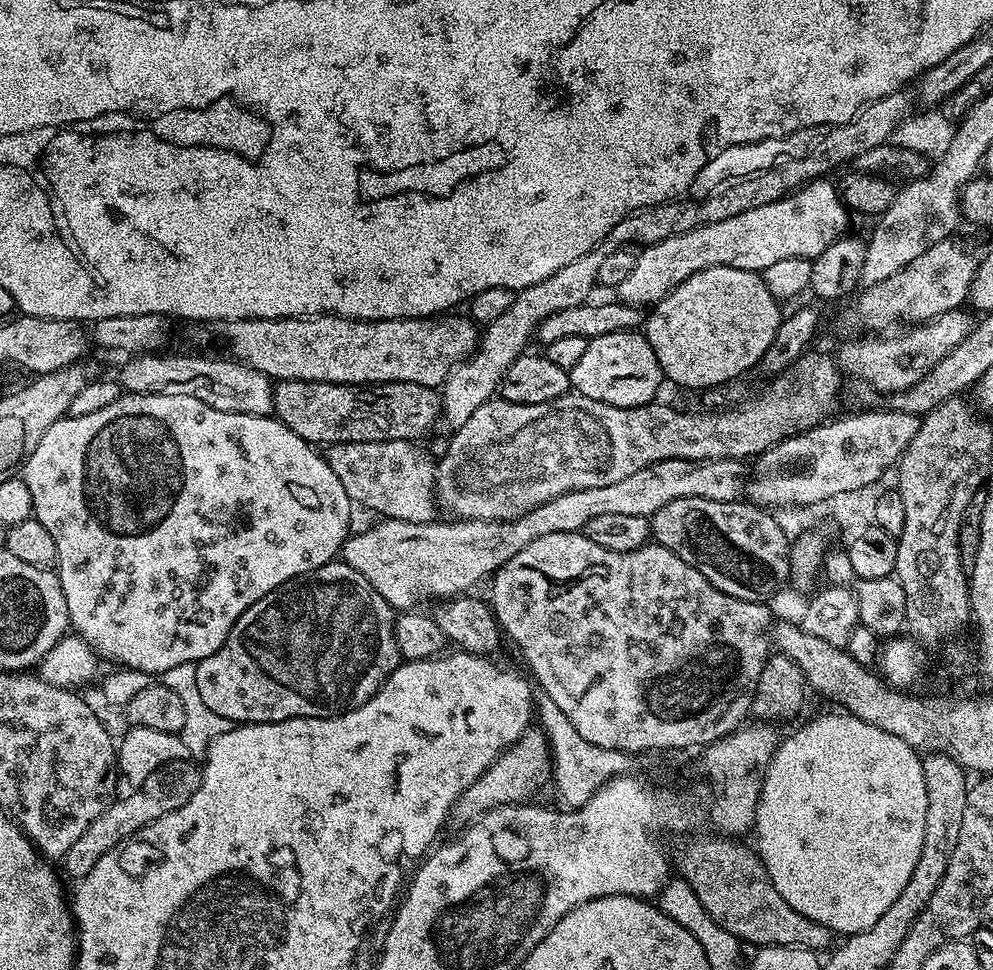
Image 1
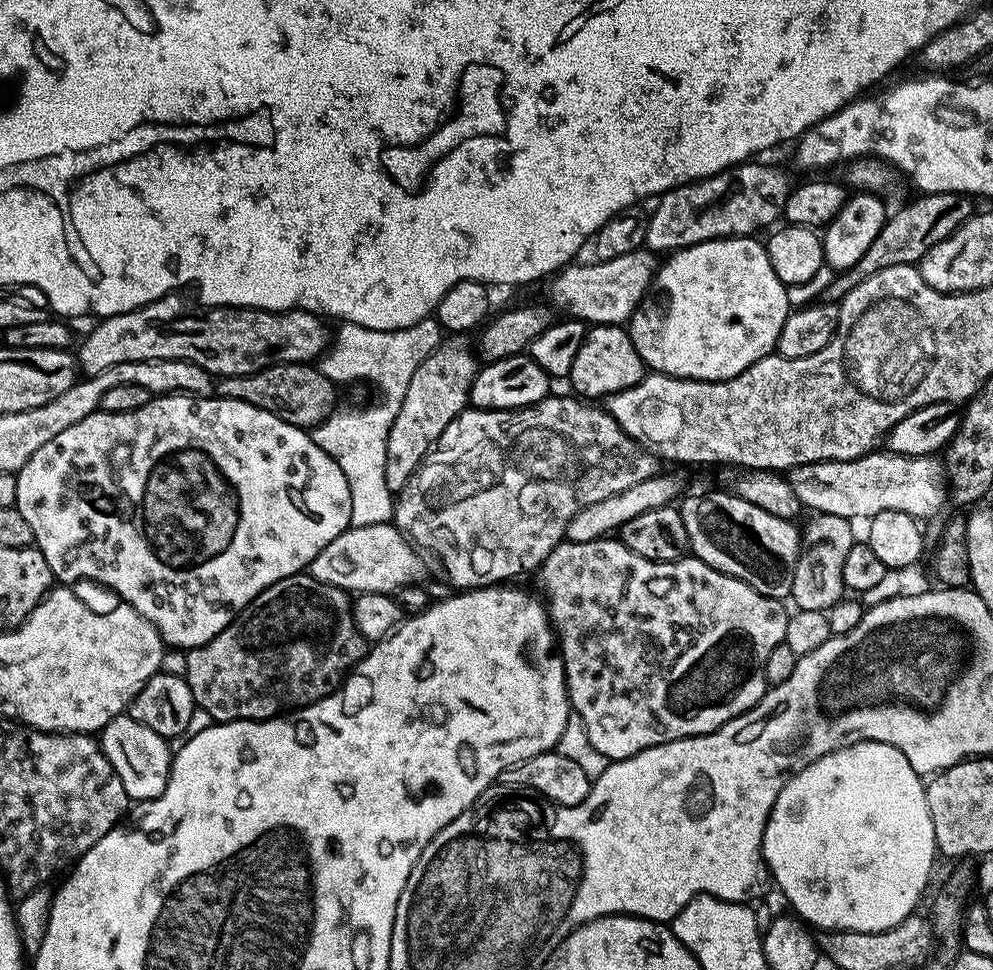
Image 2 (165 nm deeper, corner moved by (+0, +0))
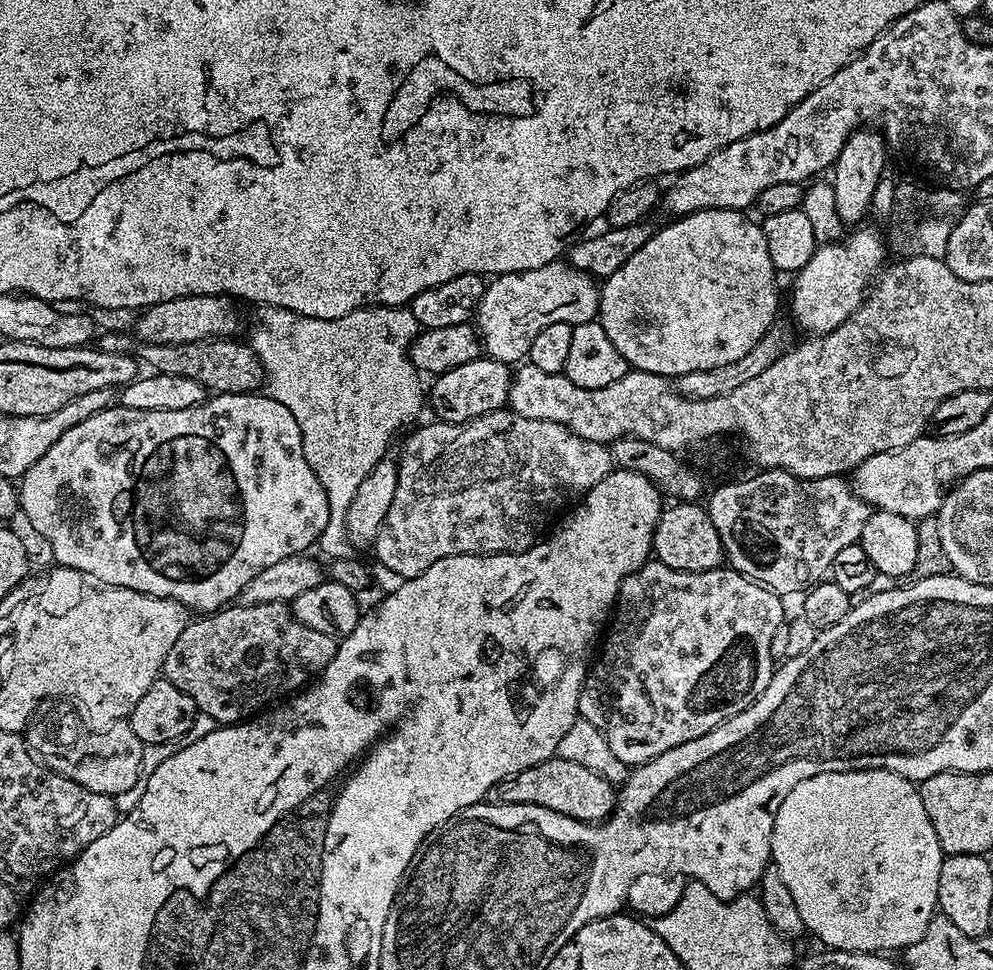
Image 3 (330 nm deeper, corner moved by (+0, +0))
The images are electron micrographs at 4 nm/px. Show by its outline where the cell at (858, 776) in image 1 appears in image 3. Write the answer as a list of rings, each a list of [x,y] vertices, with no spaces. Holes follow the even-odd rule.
[[[863,768],[857,772],[823,772],[814,778],[806,778],[786,794],[782,806],[778,806],[778,814],[772,827],[772,859],[771,863],[782,874],[782,882],[790,889],[794,898],[794,906],[798,906],[798,914],[802,914],[802,922],[809,933],[813,932],[824,943],[823,947],[838,952],[871,952],[873,954],[891,953],[891,948],[903,950],[926,934],[932,917],[938,912],[938,874],[942,874],[942,862],[946,853],[940,849],[938,834],[934,834],[934,826],[930,826],[930,818],[926,818],[926,806],[922,806],[920,789],[905,776],[894,774],[885,768]]]

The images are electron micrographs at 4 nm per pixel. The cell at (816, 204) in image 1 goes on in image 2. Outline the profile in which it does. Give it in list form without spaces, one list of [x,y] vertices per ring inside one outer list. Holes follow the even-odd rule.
[[[647,250],[622,254],[622,258],[596,260],[592,264],[580,263],[573,262],[561,268],[547,281],[549,284],[546,300],[553,309],[582,320],[588,326],[627,325],[634,310],[648,293],[648,286],[658,267],[657,257]]]

